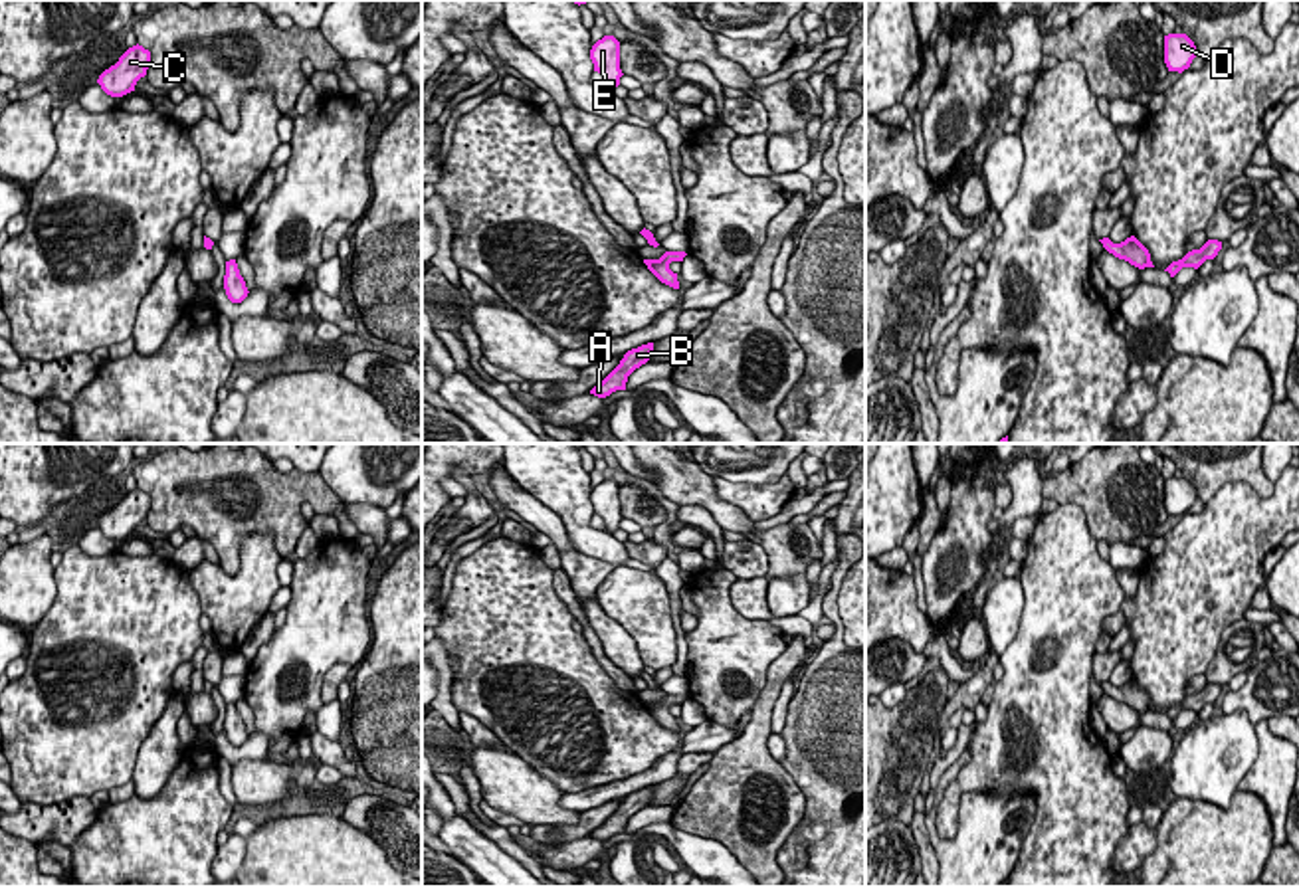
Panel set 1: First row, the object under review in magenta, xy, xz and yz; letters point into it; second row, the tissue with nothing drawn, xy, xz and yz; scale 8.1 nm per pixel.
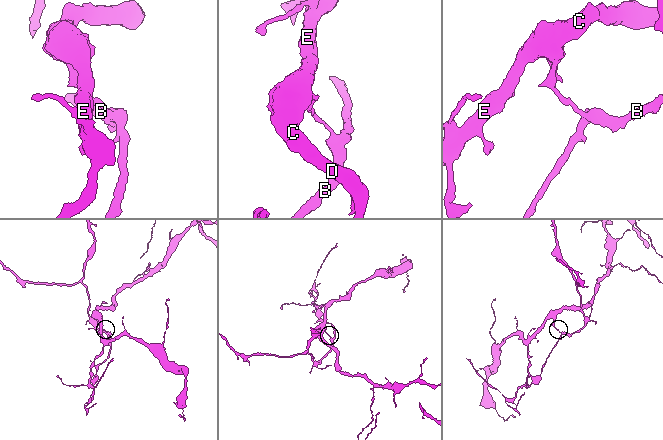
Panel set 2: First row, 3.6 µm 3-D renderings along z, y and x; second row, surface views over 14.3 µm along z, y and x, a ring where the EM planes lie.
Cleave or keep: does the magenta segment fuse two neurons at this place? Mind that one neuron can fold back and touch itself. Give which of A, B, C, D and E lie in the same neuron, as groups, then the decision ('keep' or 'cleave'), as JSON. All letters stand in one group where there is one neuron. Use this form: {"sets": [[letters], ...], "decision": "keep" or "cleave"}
{"sets": [["A", "B"], ["C", "D", "E"]], "decision": "cleave"}

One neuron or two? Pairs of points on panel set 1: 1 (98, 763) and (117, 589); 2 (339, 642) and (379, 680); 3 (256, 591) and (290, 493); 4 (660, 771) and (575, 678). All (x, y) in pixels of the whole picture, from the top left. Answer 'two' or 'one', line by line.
1: one
2: two
3: two
4: two

